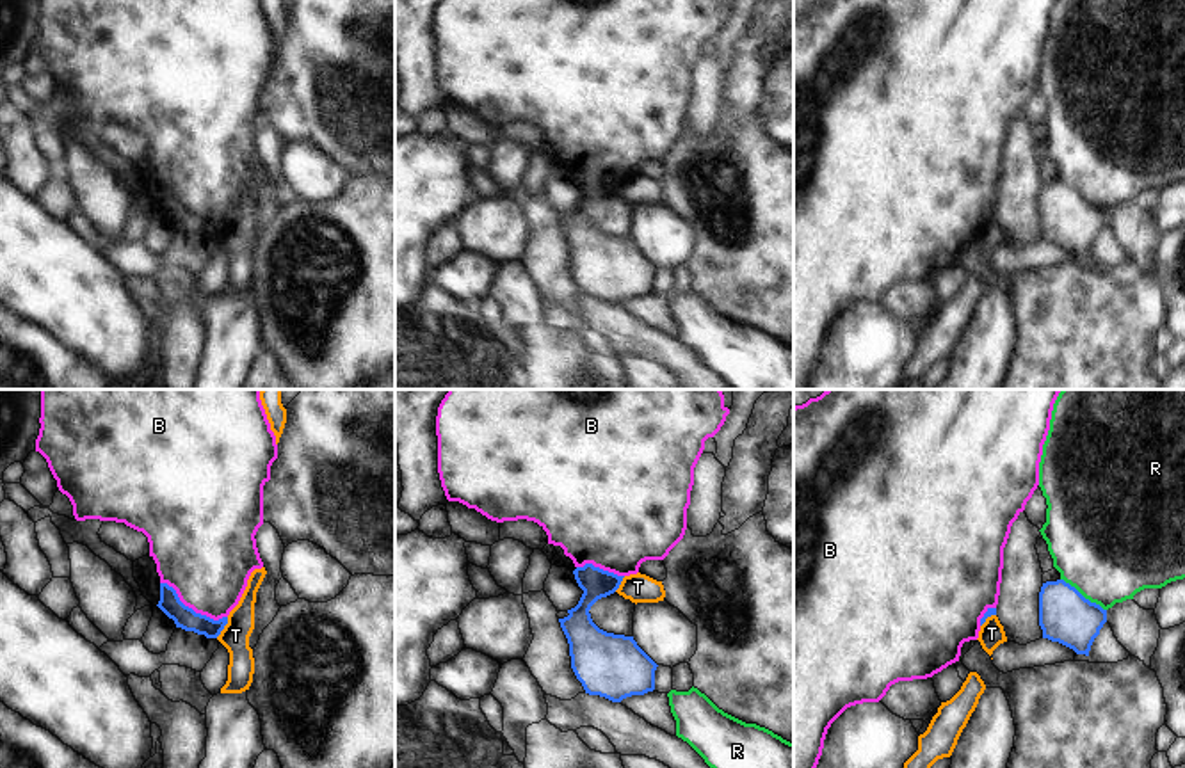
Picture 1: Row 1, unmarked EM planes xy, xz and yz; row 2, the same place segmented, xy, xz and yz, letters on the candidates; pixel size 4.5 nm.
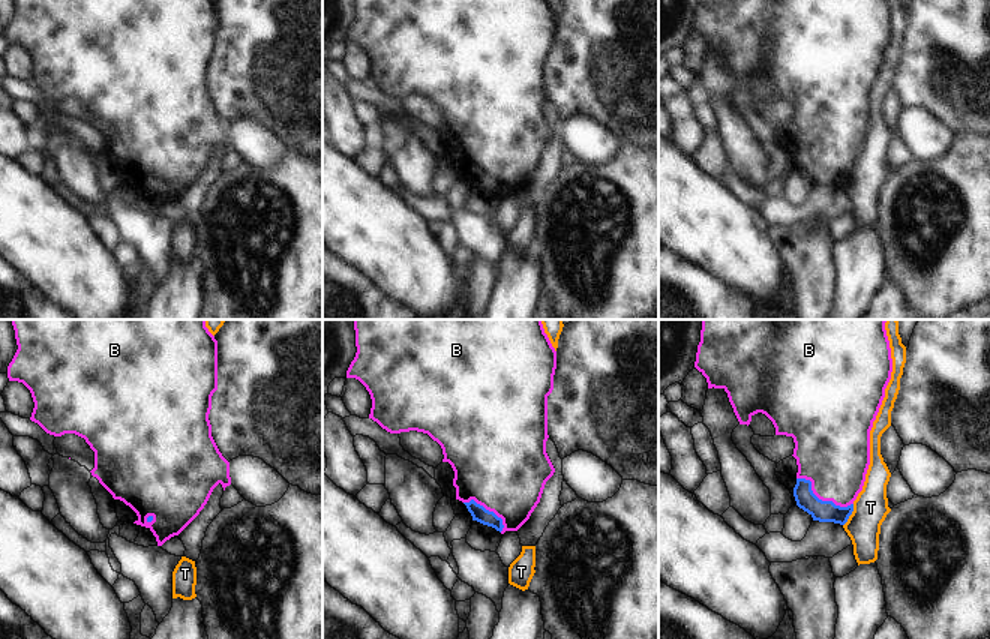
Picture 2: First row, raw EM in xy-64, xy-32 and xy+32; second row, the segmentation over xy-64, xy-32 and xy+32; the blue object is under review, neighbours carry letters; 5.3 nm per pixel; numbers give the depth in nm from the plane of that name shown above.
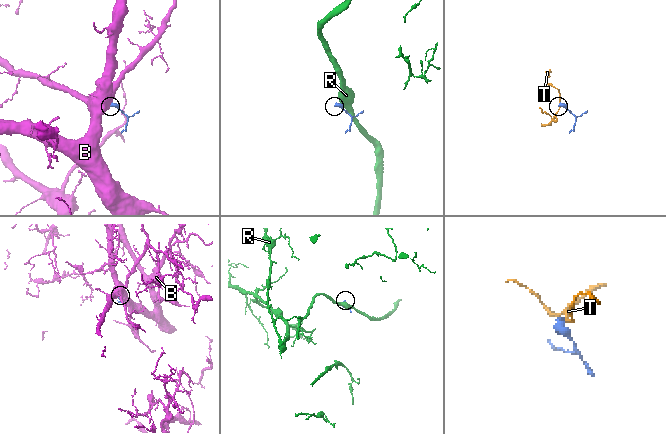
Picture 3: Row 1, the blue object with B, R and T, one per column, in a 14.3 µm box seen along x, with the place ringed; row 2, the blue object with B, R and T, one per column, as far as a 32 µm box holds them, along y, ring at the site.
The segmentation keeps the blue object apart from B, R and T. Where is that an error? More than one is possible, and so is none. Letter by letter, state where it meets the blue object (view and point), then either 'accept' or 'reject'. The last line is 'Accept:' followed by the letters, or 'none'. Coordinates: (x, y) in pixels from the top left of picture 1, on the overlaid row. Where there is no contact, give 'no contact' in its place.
B: contact xy (191, 608); accept
R: contact yz (1082, 596); reject
T: contact xy (223, 628); reject
Accept: B

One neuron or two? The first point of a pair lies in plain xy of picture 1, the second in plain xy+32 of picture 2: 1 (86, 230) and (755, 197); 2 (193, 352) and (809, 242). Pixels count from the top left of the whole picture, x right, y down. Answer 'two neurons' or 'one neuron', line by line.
1: one neuron
2: one neuron

